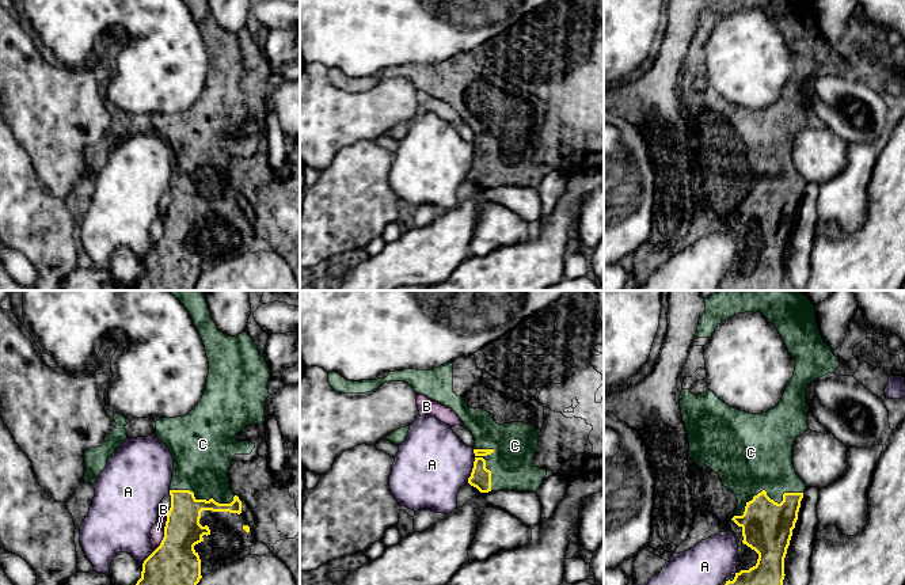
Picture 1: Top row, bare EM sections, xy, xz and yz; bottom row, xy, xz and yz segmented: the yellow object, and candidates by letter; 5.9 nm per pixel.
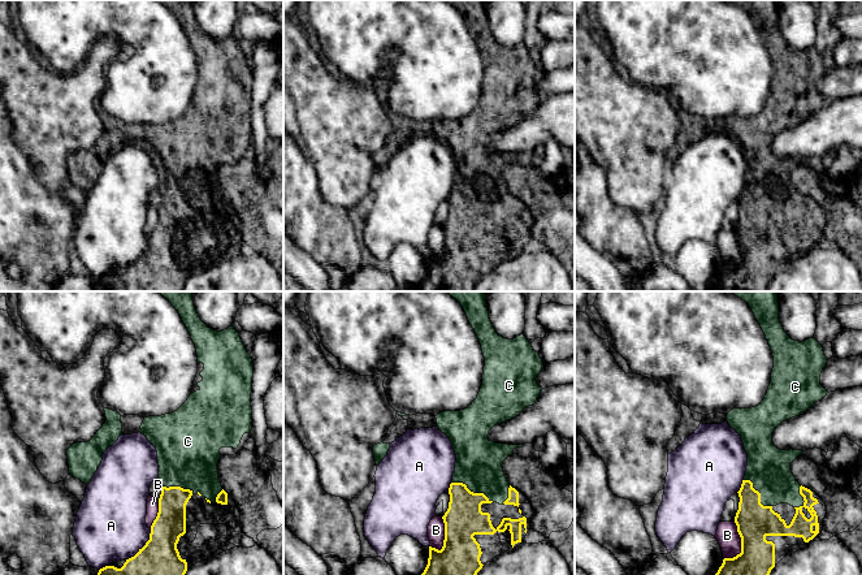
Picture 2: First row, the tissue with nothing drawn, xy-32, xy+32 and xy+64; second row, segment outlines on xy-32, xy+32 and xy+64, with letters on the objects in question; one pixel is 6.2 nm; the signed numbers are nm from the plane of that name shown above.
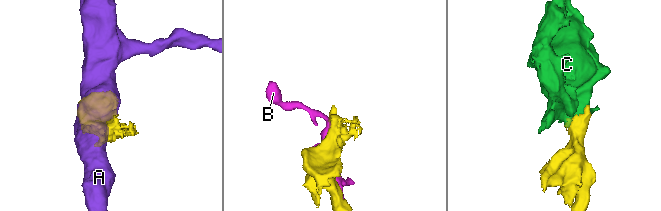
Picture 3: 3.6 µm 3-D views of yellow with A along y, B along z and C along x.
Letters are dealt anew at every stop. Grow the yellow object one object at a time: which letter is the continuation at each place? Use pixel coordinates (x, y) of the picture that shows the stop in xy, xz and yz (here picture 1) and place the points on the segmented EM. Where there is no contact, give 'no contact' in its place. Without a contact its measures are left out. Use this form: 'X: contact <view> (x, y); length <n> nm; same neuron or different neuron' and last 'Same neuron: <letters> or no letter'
A: contact xz (472, 470); length 150 nm; different neuron
B: contact xy (164, 534); length 240 nm; different neuron
C: contact yz (765, 494); length 440 nm; same neuron
Same neuron: C

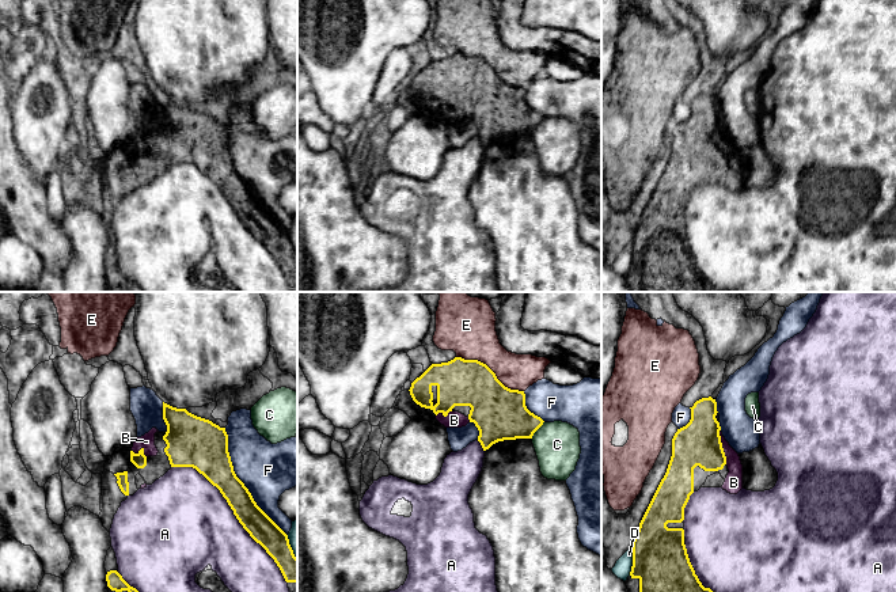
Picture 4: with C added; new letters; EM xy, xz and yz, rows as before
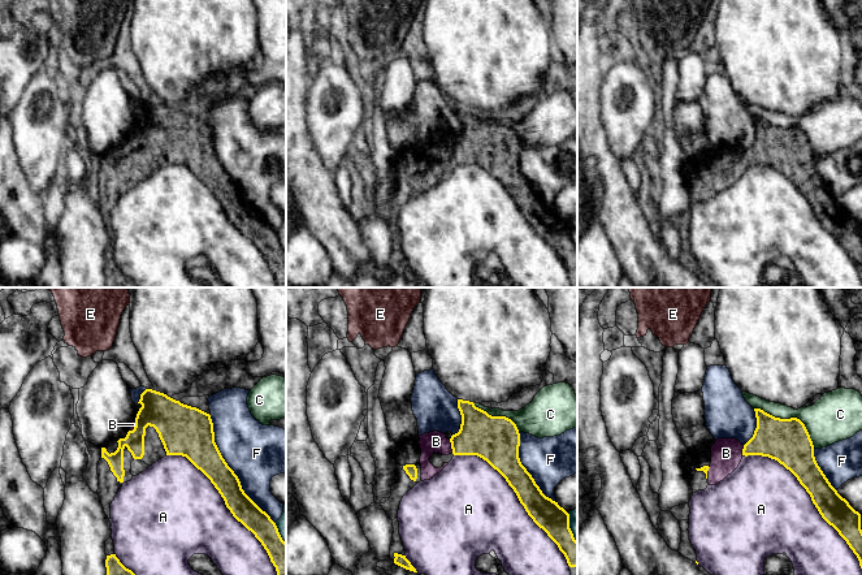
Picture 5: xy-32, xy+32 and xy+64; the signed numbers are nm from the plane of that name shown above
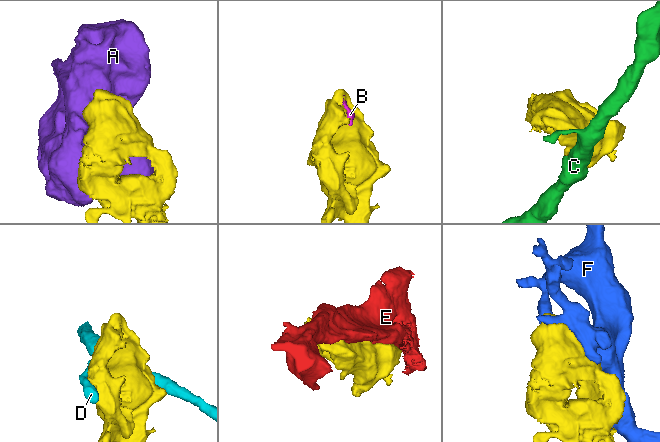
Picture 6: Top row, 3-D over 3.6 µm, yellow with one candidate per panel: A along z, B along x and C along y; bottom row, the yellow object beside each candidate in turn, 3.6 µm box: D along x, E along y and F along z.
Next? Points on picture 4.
A: contact xy (234, 513); length 1000 nm; different neuron
B: contact yz (721, 447); length 220 nm; same neuron
C: contact xz (536, 429); length 130 nm; different neuron
D: contact yz (633, 562); length 150 nm; different neuron
E: contact xz (490, 370); length 460 nm; different neuron
F: contact xy (242, 482); length 750 nm; different neuron
Same neuron: B

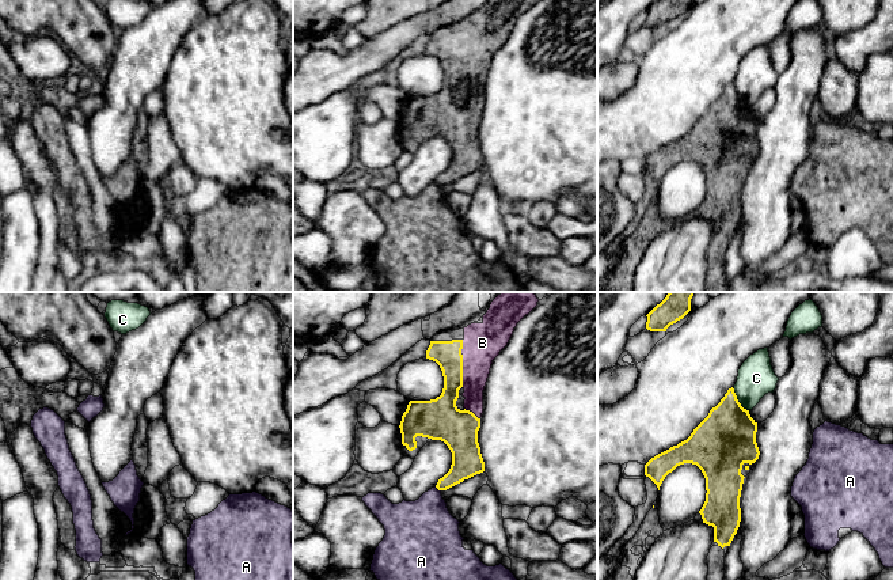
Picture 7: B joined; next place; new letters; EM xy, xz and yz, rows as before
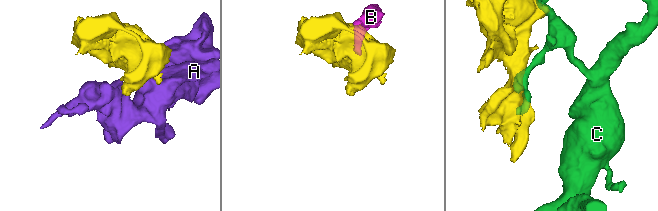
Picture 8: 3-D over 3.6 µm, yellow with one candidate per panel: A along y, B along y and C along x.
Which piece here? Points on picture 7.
A: contact xz (437, 488); length 50 nm; different neuron
B: contact xz (462, 363); length 280 nm; same neuron
C: contact yz (737, 400); length 170 nm; different neuron
Same neuron: B

